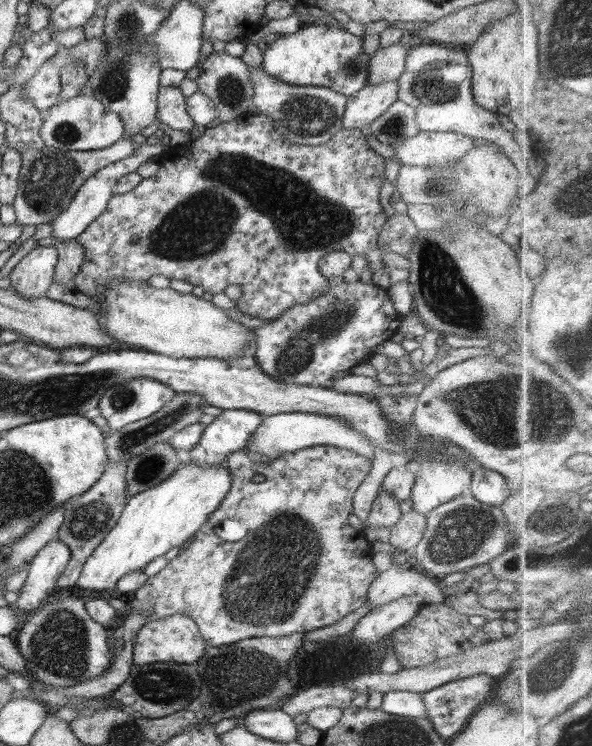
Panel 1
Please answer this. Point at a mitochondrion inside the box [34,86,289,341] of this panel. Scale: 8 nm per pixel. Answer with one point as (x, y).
(64, 134)

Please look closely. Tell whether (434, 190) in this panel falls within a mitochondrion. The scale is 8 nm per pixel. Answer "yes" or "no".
yes

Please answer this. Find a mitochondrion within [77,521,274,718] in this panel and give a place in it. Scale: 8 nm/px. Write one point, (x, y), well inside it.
(161, 685)

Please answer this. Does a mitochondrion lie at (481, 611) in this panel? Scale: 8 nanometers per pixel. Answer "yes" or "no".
no

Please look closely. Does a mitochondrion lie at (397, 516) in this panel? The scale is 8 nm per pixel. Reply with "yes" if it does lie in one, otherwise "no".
no

